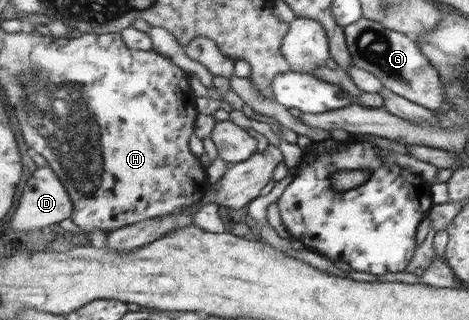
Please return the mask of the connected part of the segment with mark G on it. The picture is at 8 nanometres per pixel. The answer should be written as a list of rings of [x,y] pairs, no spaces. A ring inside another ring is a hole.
[[[365,16],[344,27],[344,37],[350,50],[351,64],[373,74],[383,84],[383,88],[426,110],[436,110],[442,104],[443,84],[439,80],[439,73],[418,49],[418,38],[414,40],[404,33],[384,29],[372,17]]]

